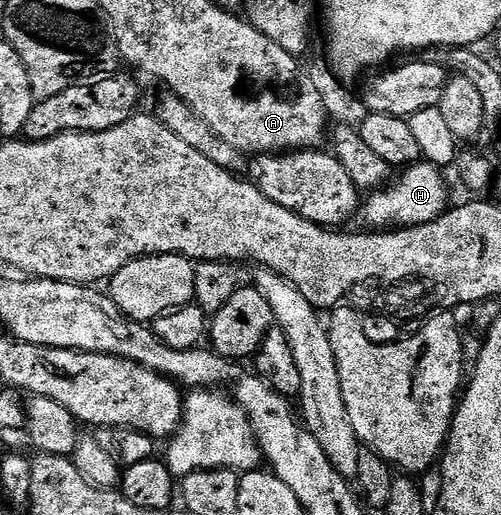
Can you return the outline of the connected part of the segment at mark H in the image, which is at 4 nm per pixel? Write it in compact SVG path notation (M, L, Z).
M424 160L400 171L397 179L374 189L370 198L364 199L359 210L359 218L366 222L366 227L377 232L384 232L390 228L404 228L418 226L436 220L445 213L449 201L446 190L446 179L441 179L442 171L431 162Z

